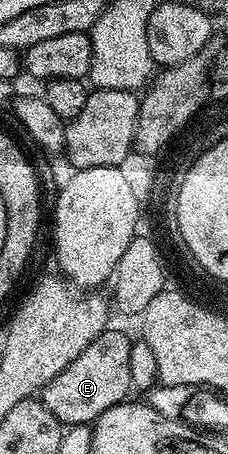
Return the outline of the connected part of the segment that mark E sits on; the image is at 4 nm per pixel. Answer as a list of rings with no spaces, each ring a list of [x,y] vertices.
[[[107,327],[101,332],[80,355],[72,358],[52,382],[48,382],[40,390],[40,399],[52,414],[64,426],[93,425],[95,420],[104,414],[104,410],[112,410],[112,406],[123,403],[126,396],[132,392],[132,340],[126,337],[120,329]]]

